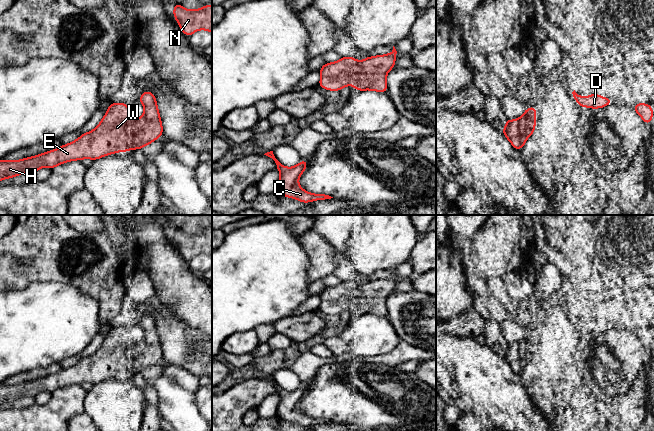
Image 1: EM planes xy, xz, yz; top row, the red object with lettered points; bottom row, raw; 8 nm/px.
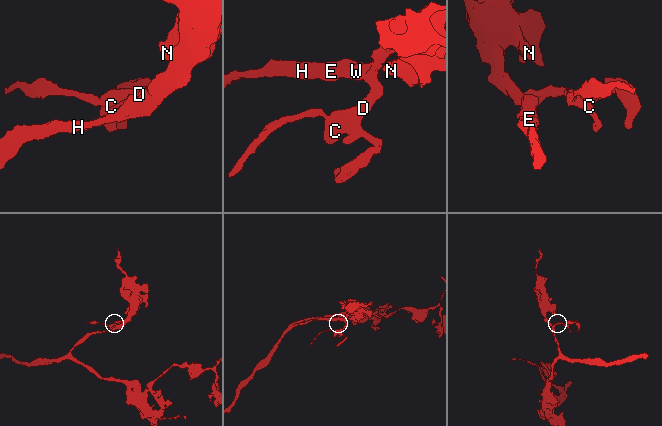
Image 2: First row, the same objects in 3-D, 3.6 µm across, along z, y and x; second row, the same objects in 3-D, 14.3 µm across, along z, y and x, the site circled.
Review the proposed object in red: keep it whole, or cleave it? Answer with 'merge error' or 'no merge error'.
no merge error

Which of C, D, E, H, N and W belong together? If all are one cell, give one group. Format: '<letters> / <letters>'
C D E H N W

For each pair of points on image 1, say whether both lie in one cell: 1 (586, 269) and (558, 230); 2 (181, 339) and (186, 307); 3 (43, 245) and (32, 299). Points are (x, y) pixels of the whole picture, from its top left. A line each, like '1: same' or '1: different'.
1: same
2: different
3: different

